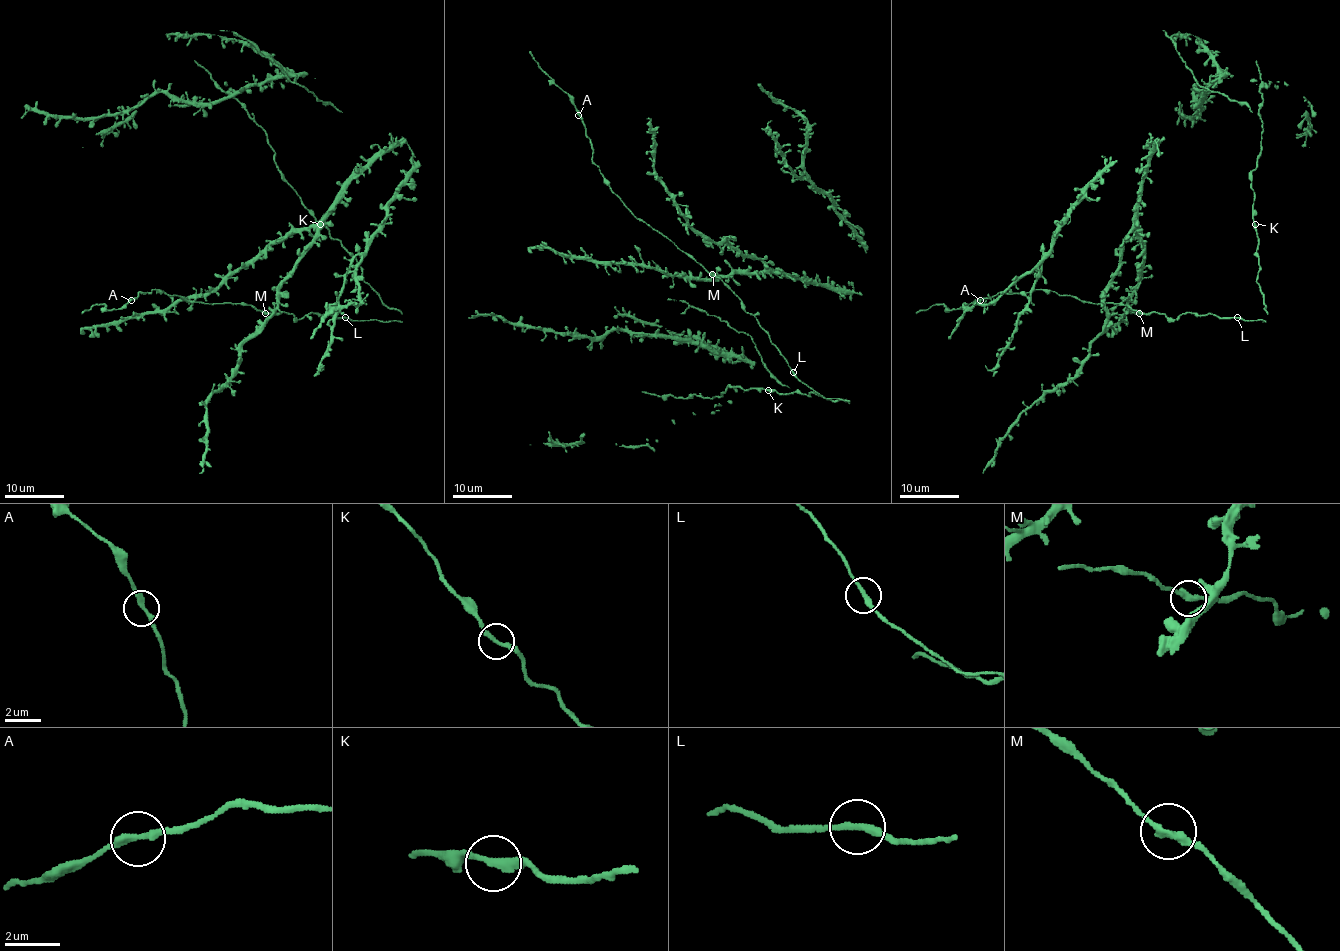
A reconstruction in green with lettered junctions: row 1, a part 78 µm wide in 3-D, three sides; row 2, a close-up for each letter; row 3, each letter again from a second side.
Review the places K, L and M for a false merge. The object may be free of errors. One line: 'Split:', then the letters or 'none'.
Split: none

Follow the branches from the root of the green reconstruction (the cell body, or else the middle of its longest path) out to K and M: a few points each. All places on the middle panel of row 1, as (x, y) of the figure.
K: (794, 372), (825, 398), (849, 402), (825, 399), (812, 392), (802, 395), (768, 390)
M: (794, 372), (759, 321), (713, 275)

